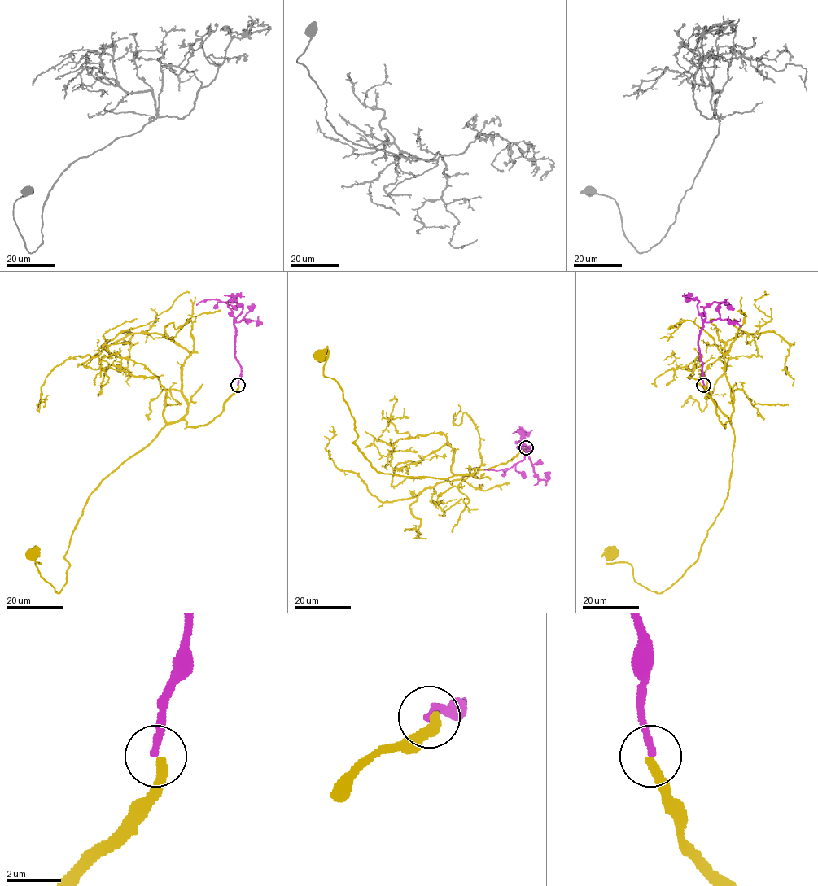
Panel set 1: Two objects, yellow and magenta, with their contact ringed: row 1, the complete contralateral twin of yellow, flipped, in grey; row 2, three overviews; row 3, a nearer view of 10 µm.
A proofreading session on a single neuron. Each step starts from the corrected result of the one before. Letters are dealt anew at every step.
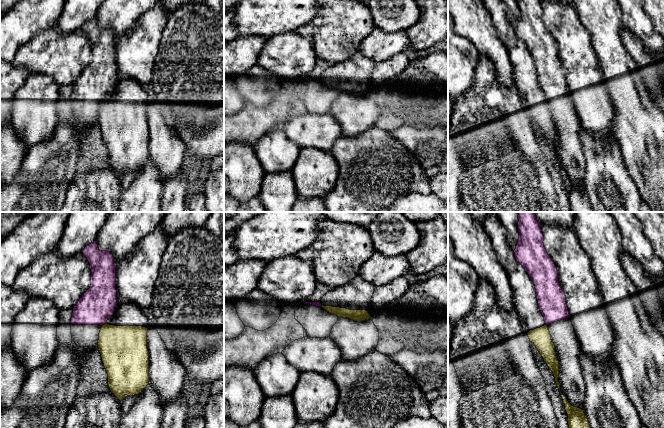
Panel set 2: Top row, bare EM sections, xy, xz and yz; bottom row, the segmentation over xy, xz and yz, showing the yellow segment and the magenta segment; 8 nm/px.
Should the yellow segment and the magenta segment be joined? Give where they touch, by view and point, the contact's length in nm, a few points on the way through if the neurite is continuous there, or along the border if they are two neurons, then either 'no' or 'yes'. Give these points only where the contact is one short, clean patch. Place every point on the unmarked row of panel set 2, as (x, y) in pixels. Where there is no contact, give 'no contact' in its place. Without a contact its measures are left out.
xy (104, 100) | 40 nm | along xy (105, 99), (101, 101) | no

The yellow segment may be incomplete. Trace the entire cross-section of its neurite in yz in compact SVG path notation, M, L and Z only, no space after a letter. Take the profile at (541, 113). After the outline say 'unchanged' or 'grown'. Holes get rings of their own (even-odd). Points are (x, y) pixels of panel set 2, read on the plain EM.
M484 0L497 35L503 43L513 68L514 87L521 93L529 104L528 113L549 145L553 148L557 163L560 167L559 137L555 128L555 121L551 116L548 102L540 87L536 73L536 65L524 43L516 37L507 12L507 6L502 0Z | grown

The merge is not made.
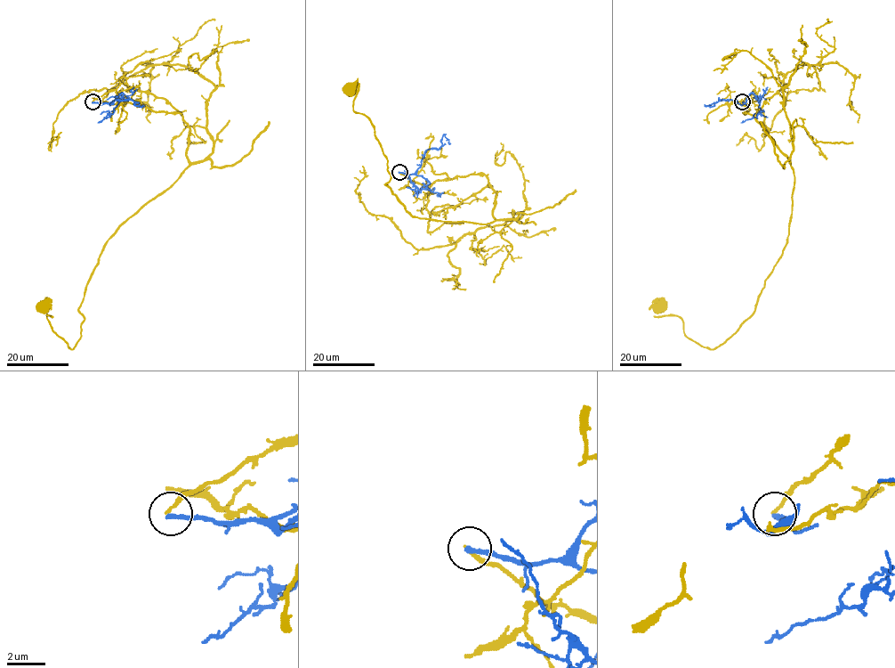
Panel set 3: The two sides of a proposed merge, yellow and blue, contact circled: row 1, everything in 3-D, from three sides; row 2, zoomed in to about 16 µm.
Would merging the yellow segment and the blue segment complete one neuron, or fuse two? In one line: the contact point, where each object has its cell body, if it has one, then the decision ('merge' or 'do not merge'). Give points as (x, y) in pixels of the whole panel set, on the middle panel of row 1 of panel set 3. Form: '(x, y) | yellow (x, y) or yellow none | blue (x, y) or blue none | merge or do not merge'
(399, 172) | yellow (349, 89) | blue none | do not merge

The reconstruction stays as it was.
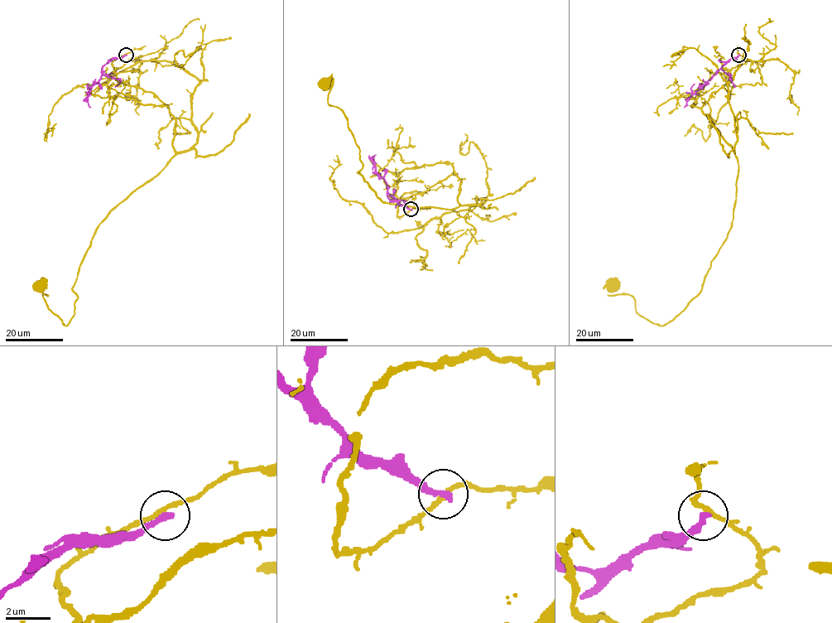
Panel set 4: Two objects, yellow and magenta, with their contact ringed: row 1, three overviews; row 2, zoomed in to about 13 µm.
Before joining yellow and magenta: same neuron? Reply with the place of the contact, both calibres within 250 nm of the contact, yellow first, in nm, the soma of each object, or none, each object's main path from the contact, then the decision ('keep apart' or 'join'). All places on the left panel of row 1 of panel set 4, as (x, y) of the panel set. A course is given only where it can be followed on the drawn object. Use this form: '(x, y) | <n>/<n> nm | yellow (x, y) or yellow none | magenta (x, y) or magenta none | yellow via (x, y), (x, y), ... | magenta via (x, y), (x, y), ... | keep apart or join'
(126, 55) | 190/320 nm | yellow (38, 286) | magenta none | yellow via (126, 55), (113, 62), (113, 77), (168, 108), (175, 155), (100, 223), (67, 325), (37, 286) | magenta via (126, 55), (113, 57), (103, 66), (101, 78), (90, 88), (87, 101), (90, 108) | keep apart

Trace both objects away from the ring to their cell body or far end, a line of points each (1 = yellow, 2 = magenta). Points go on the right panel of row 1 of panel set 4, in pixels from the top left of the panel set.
1: (739, 55), (745, 62), (701, 108), (738, 165), (733, 223), (701, 290), (663, 325), (613, 286)
2: (738, 55), (699, 88), (684, 108)

